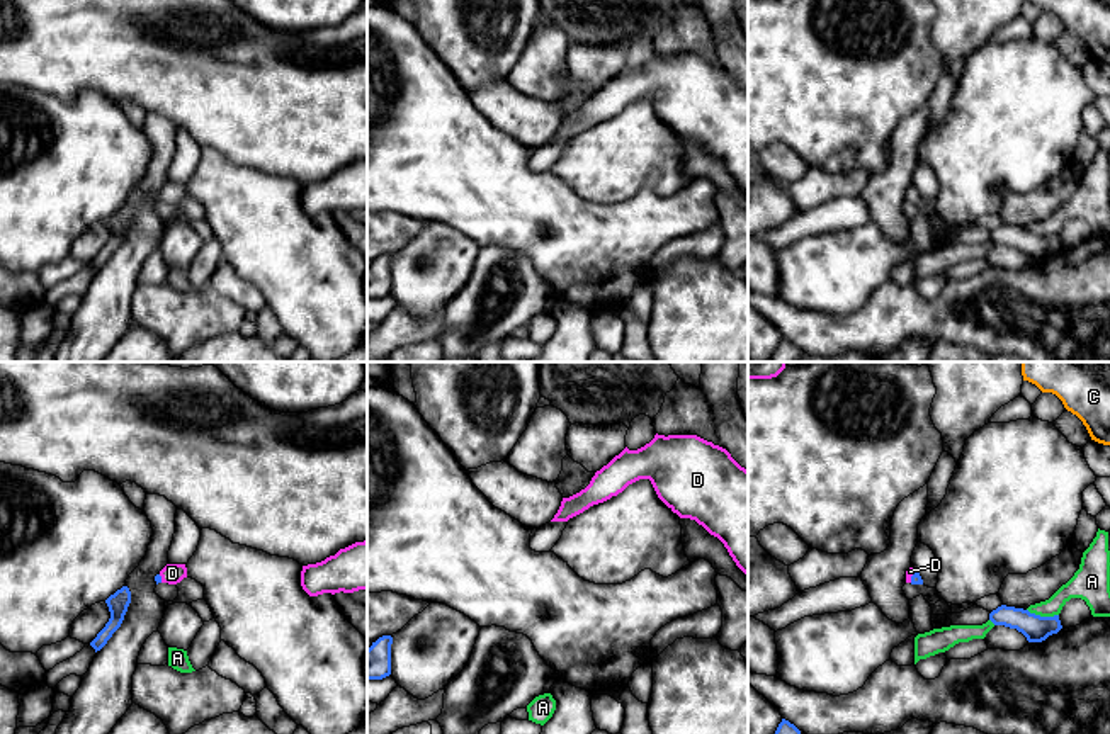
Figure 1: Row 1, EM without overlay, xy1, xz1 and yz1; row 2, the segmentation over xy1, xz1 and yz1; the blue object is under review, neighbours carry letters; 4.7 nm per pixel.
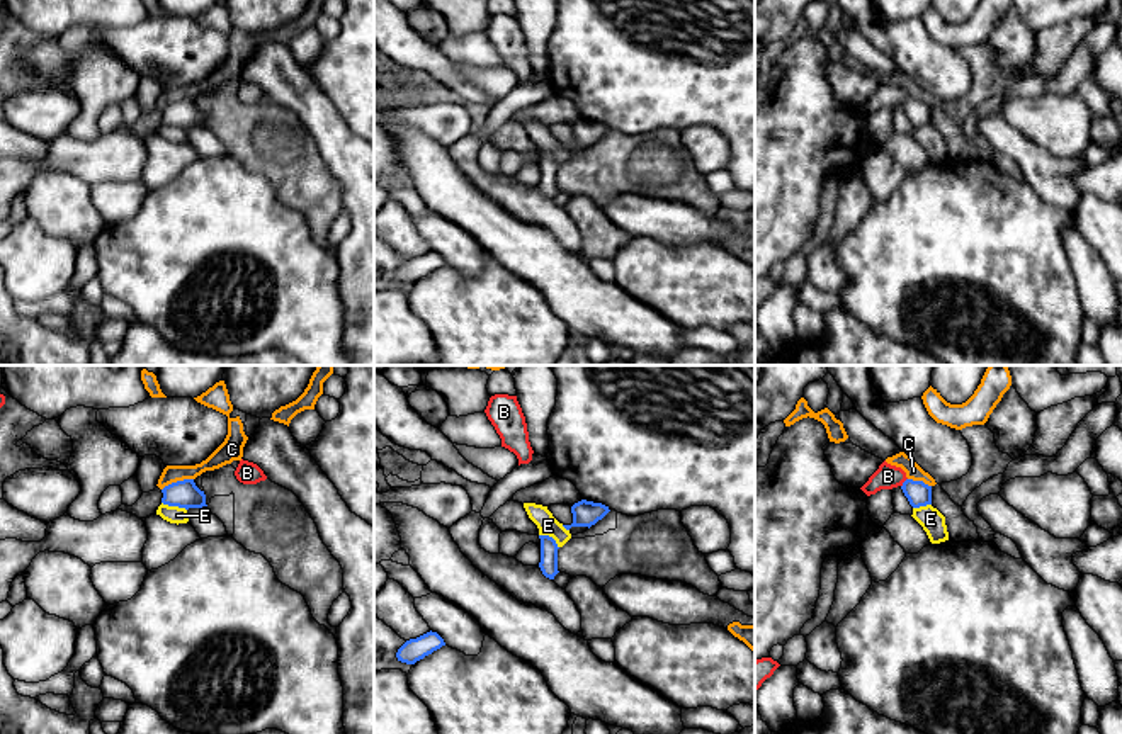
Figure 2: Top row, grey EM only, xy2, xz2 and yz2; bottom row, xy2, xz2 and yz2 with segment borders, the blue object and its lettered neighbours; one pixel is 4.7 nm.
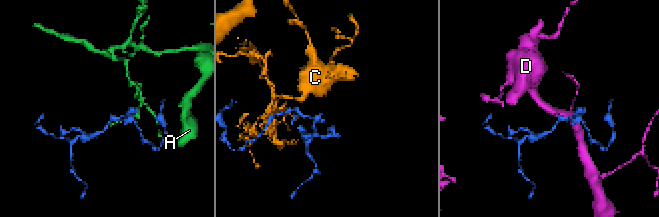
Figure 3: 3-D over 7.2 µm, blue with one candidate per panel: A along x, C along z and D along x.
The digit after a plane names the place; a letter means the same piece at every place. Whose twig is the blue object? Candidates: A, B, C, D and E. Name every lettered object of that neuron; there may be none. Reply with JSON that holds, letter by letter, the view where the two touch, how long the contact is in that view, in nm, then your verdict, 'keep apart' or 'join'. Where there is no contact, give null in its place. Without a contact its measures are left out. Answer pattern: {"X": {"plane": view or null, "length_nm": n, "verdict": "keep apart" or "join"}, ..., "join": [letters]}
{"A": {"plane": "yz1", "length_nm": 160, "verdict": "keep apart"}, "B": {"plane": "yz2", "length_nm": 50, "verdict": "keep apart"}, "C": {"plane": "xy2", "length_nm": 160, "verdict": "keep apart"}, "D": {"plane": "yz1", "length_nm": 70, "verdict": "join"}, "E": {"plane": "xy2", "length_nm": 130, "verdict": "keep apart"}, "join": ["D"]}

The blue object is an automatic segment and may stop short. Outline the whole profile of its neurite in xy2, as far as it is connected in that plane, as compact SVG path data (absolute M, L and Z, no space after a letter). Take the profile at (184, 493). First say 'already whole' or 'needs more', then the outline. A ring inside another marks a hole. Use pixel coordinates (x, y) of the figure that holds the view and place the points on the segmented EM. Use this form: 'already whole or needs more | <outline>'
already whole | M194 479L172 483L165 486L162 493L162 503L168 506L178 506L185 510L207 506L206 494L196 486Z

